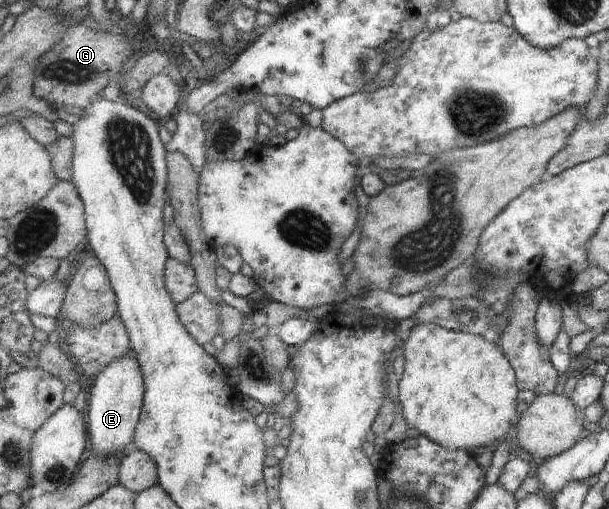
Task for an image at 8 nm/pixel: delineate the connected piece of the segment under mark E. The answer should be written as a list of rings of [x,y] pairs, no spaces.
[[[127,353],[113,359],[97,376],[87,401],[90,424],[91,453],[123,456],[134,449],[134,434],[138,427],[146,396],[142,366],[136,353]]]

